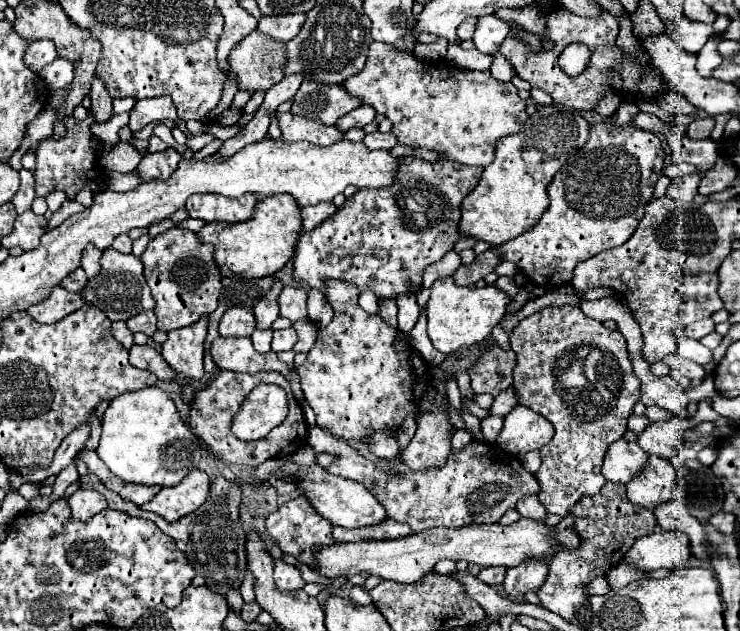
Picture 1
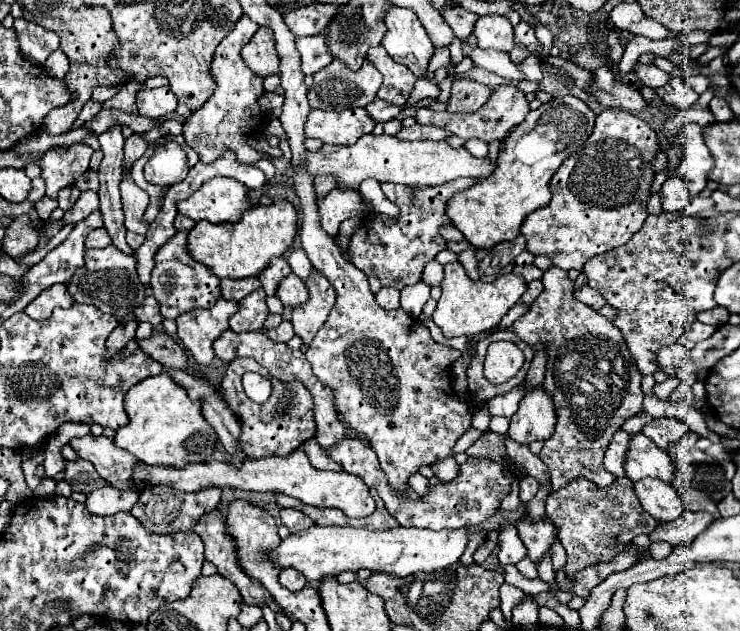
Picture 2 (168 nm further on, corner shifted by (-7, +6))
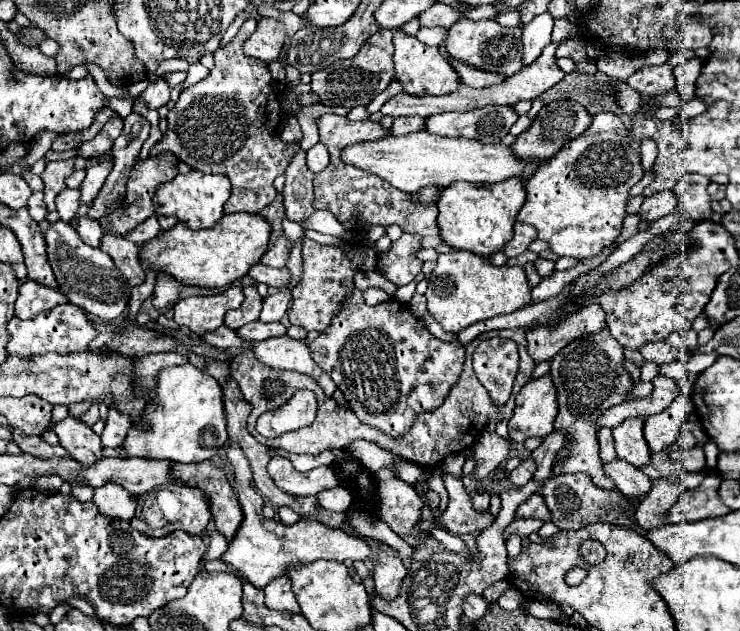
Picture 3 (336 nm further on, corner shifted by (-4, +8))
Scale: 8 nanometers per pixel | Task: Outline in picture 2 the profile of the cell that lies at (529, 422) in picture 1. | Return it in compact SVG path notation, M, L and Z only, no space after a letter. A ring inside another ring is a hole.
M533 389L529 391L521 401L517 413L511 417L509 437L517 443L529 445L537 439L547 439L553 435L557 423L555 405L551 401L551 395L545 393L545 389Z

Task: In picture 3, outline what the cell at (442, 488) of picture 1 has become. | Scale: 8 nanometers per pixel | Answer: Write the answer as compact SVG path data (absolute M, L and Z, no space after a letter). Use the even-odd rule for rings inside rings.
M480 437L474 445L474 477L478 481L488 479L490 473L508 459L510 445L500 437Z

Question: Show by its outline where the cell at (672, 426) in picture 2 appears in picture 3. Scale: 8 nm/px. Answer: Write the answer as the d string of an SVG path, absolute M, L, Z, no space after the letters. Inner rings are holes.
M688 381L688 391L680 391L668 409L664 409L662 413L652 415L644 421L644 437L652 451L666 451L678 439L680 425L684 423L686 415L692 409L692 385Z

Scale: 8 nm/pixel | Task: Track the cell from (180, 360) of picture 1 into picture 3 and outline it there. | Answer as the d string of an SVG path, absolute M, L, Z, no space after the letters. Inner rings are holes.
M232 285L218 295L186 297L174 305L174 321L186 325L202 339L206 333L216 331L220 325L224 325L224 313L228 309L240 307L242 299L244 293L238 285Z

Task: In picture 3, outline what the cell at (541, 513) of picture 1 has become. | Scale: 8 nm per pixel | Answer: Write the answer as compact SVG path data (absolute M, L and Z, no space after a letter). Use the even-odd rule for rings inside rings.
M528 457L526 461L520 463L520 467L516 467L512 473L510 473L510 481L516 485L516 487L524 487L532 477L534 477L534 471L536 471L536 461L532 457Z

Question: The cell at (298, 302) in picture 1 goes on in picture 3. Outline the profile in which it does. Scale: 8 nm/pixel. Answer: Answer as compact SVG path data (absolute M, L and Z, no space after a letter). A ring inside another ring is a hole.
M258 263L250 269L250 277L254 277L260 283L266 283L272 289L284 289L290 285L290 271L286 267L272 269L272 267L264 267L262 263Z

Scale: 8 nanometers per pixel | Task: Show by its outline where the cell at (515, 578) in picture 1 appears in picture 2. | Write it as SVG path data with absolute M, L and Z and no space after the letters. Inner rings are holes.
M545 517L543 521L519 521L515 525L521 541L527 547L527 555L533 563L539 563L541 555L549 549L549 545L557 539L557 527Z

